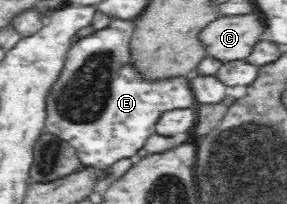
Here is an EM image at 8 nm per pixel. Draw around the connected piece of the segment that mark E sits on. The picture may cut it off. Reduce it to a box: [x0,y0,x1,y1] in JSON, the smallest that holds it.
[43,17,197,171]

